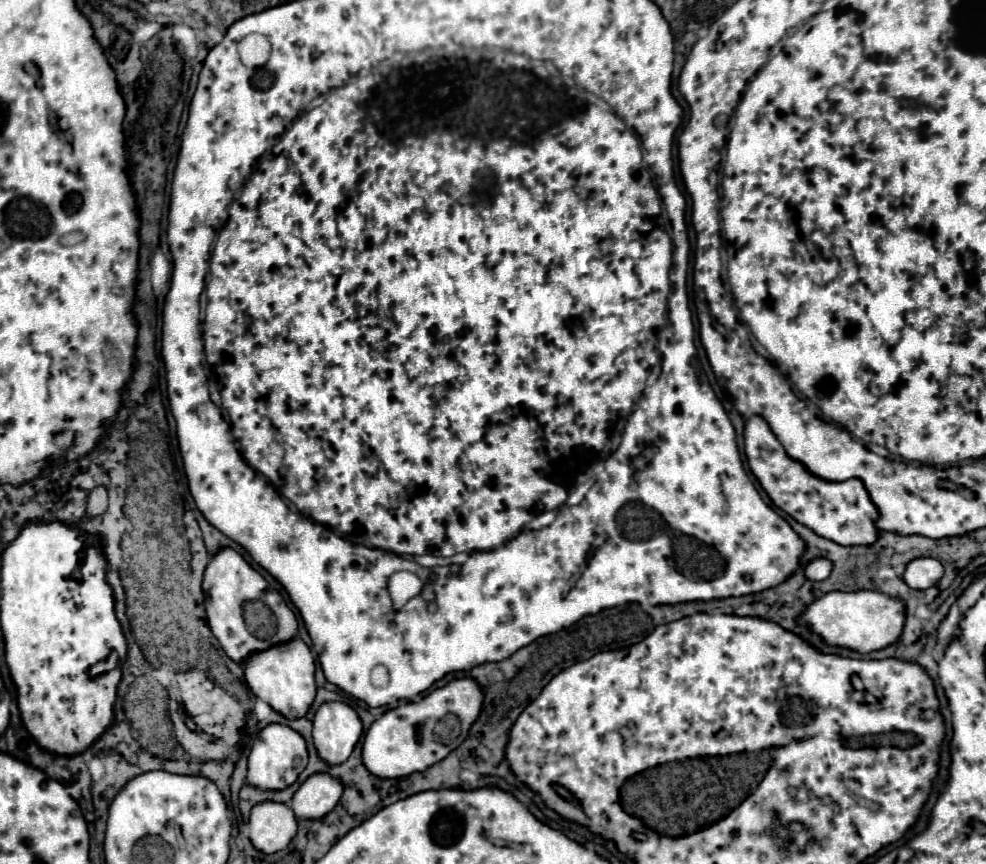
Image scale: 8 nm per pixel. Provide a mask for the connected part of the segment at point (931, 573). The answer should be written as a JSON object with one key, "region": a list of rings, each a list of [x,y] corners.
{"region":[[[918,558],[918,560],[912,560],[906,566],[906,572],[904,572],[906,584],[910,588],[914,588],[914,590],[932,588],[932,586],[936,586],[940,582],[942,576],[944,576],[944,568],[934,558]]]}

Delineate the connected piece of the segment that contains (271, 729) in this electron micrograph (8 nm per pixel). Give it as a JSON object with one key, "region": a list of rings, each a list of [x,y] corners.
{"region":[[[268,724],[260,730],[258,740],[248,756],[248,782],[262,790],[282,790],[296,782],[298,774],[308,764],[306,740],[286,724]]]}

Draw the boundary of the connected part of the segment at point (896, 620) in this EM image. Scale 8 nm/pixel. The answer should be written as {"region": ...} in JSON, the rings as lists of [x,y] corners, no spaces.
{"region":[[[868,590],[828,592],[806,606],[806,612],[800,616],[800,624],[808,626],[828,646],[840,646],[868,654],[898,640],[904,626],[904,604],[886,594]]]}

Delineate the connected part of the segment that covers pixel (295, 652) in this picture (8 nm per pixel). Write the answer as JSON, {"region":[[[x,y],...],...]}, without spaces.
{"region":[[[296,636],[288,642],[276,644],[262,652],[252,652],[242,662],[246,682],[256,698],[268,702],[276,712],[286,716],[288,720],[302,718],[316,696],[316,684],[314,684],[314,656],[310,648]]]}

